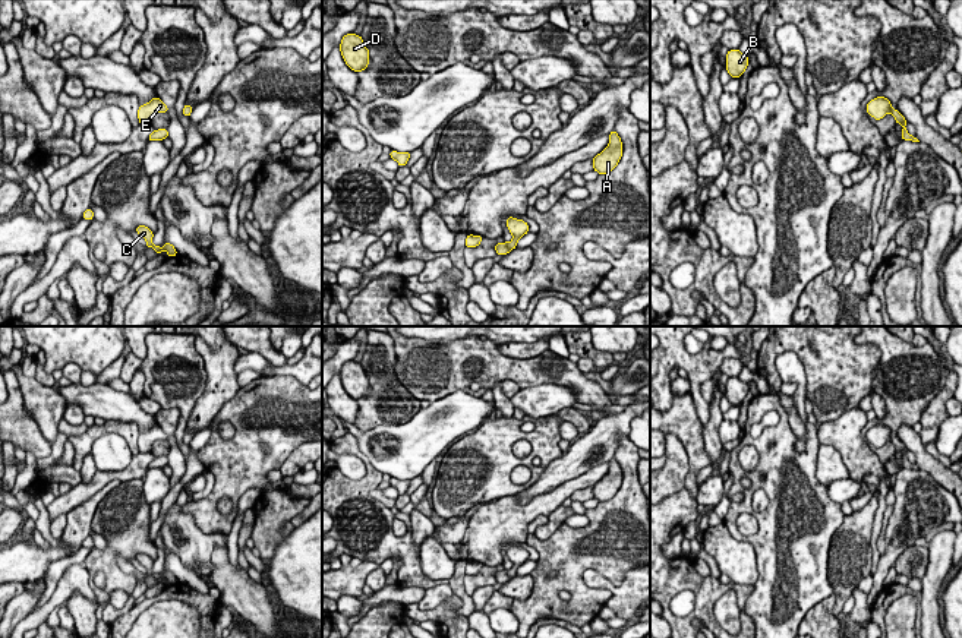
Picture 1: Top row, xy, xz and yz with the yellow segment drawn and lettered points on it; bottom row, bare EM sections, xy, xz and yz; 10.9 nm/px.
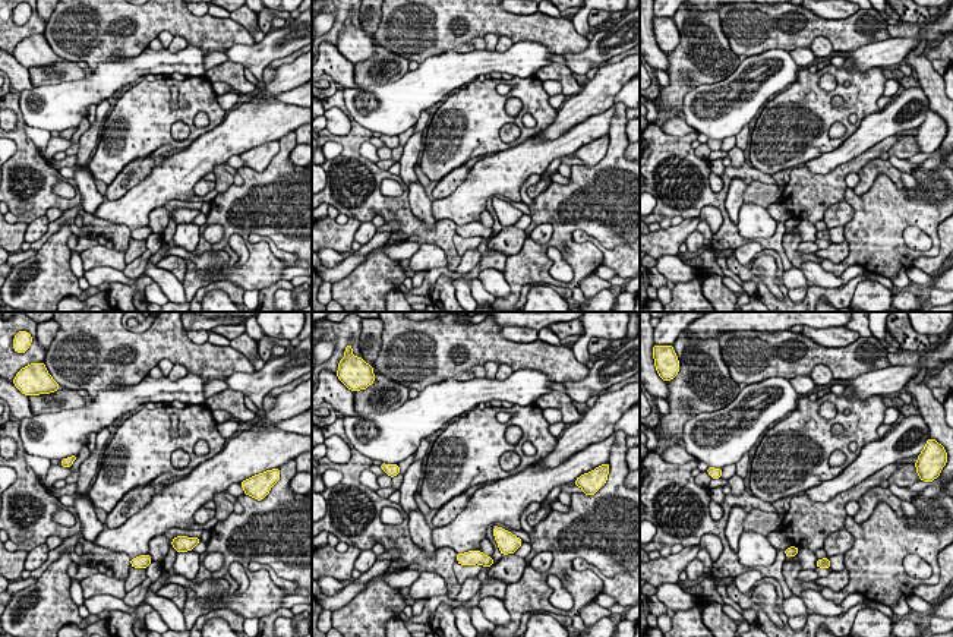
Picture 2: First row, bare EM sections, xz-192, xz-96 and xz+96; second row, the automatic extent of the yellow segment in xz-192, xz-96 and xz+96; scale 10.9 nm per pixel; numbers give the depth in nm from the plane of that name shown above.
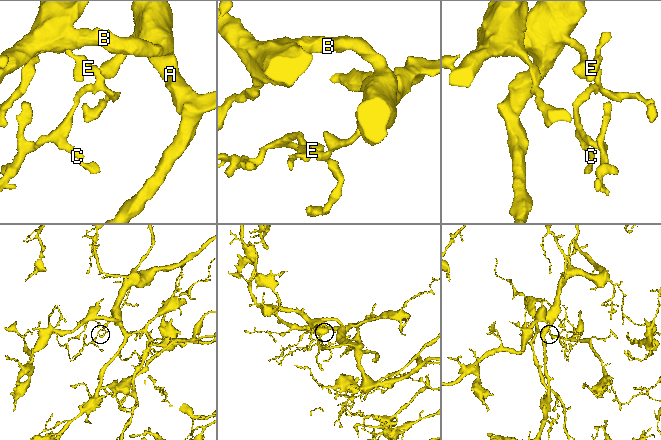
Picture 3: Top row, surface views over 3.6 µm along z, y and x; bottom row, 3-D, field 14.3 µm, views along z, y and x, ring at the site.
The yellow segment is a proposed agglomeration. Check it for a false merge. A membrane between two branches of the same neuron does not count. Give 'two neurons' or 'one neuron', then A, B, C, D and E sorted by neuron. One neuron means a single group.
one neuron; A B C D E

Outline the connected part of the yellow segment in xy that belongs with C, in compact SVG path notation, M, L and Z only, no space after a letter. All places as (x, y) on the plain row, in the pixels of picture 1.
M139 553L139 555L136 555L136 560L146 568L146 575L152 575L158 582L160 582L163 578L165 578L165 579L168 581L168 585L173 585L173 584L177 582L177 578L176 578L174 574L170 572L170 571L164 571L164 575L163 575L163 577L161 577L160 574L154 574L154 572L152 572L154 560L152 560L148 555Z

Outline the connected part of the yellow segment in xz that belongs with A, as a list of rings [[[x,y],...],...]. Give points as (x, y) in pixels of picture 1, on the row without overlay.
[[[615,458],[609,461],[609,473],[593,486],[593,498],[599,502],[611,500],[622,484],[622,470]]]

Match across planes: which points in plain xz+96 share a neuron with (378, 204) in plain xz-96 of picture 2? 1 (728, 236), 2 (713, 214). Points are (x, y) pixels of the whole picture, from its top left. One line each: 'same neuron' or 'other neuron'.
1: same neuron
2: other neuron

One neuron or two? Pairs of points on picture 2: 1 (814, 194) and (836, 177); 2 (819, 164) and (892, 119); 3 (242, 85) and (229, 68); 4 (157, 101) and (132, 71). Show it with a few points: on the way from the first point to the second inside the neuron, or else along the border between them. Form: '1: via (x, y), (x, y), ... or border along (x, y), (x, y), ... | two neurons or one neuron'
1: via (820, 191), (830, 183) | one neuron
2: via (836, 157), (874, 128) | one neuron
3: via (237, 81), (230, 72) | one neuron
4: border along (142, 78), (138, 82) | two neurons

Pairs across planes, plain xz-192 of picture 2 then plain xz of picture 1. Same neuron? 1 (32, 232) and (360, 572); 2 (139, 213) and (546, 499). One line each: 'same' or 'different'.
1: different
2: same

